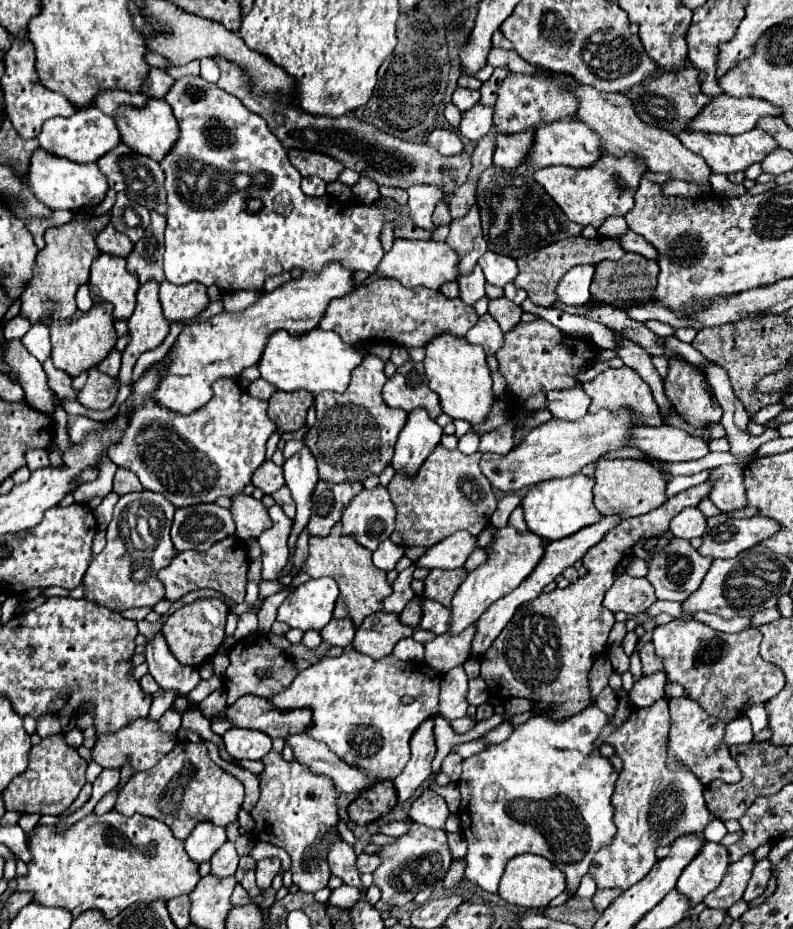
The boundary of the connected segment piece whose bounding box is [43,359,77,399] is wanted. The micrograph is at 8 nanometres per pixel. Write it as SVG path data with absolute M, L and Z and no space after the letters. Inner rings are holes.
M51 359L45 361L43 369L45 369L45 373L47 373L49 387L57 393L57 397L61 397L61 399L65 399L65 397L67 397L67 399L77 399L77 391L71 387L71 377L65 375L63 371L55 369L55 365L53 365Z

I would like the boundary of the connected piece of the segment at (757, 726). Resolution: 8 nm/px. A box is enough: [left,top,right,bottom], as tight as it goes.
[746,703,769,734]

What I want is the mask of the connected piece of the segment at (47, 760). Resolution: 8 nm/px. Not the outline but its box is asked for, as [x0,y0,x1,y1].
[3,735,87,815]

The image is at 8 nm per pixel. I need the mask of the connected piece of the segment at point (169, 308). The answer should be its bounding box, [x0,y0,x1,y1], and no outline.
[159,281,207,321]

